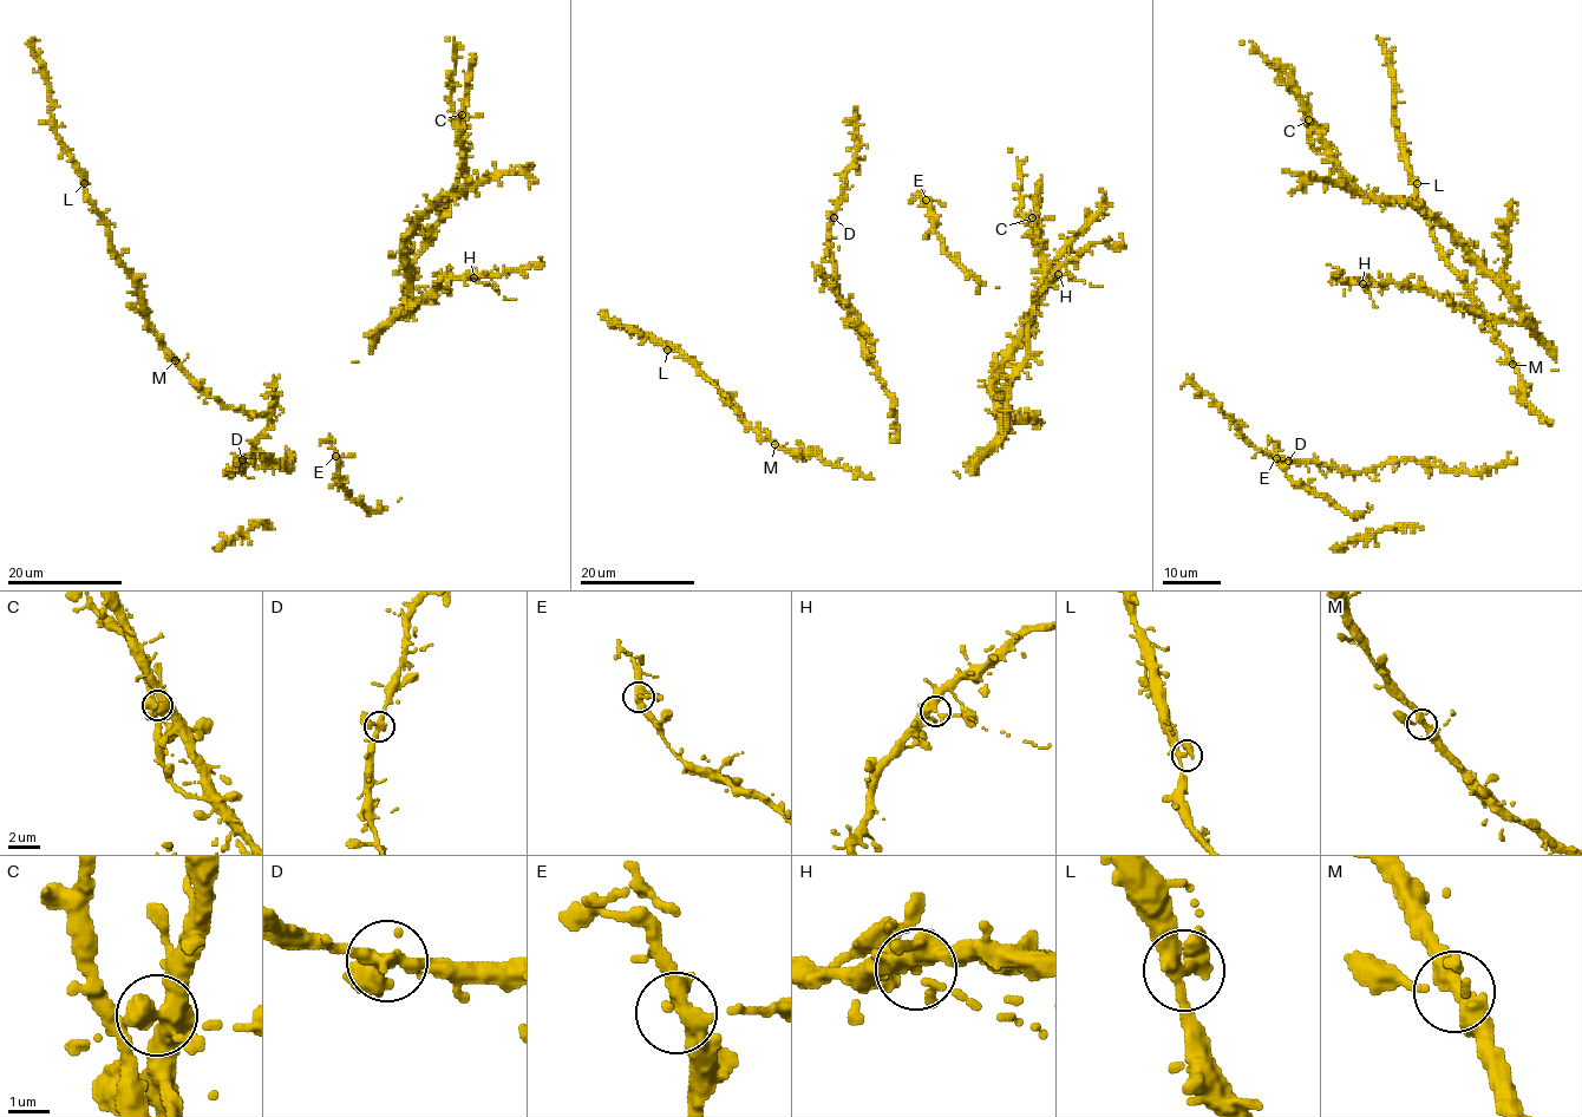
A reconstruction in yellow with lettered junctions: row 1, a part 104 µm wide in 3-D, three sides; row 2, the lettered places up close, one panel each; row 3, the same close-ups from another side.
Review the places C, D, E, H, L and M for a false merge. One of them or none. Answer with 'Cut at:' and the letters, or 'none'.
Cut at: none

